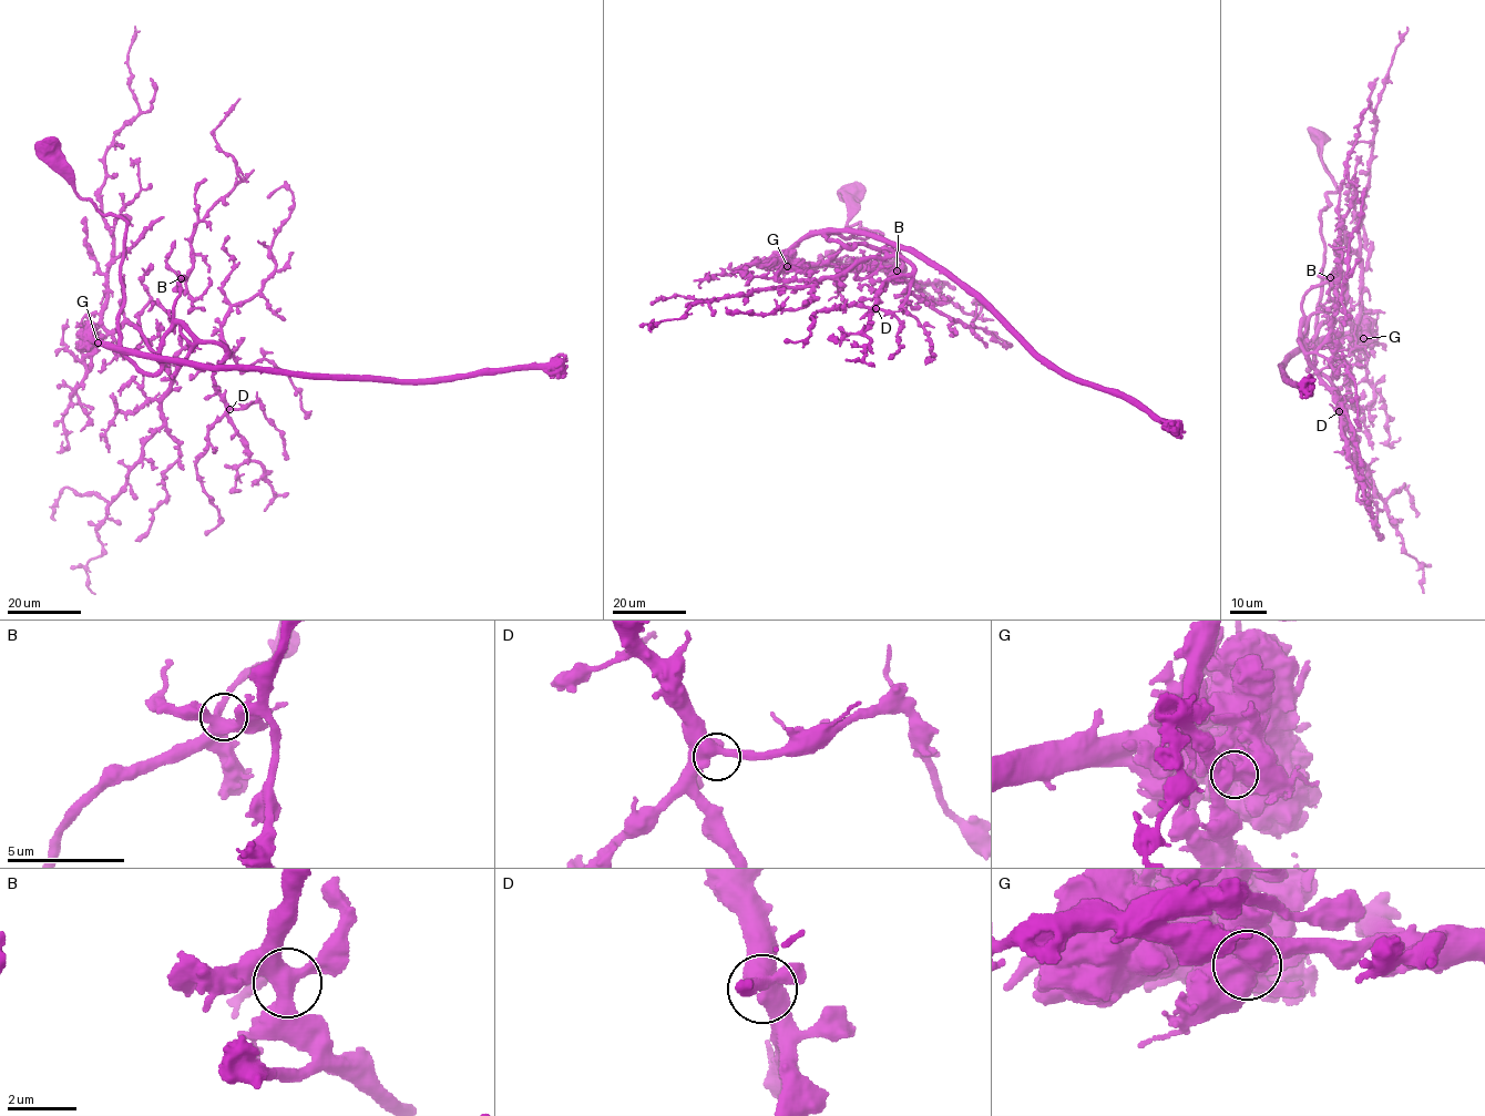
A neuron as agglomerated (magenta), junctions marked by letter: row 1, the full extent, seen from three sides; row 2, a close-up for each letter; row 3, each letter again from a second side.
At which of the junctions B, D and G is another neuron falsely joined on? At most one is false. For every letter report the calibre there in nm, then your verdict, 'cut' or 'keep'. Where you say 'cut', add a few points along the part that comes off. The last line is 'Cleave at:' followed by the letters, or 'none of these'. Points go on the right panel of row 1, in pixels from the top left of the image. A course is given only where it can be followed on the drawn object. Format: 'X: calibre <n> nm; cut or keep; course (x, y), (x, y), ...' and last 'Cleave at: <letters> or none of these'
B: calibre 440 nm; keep
D: calibre 460 nm; keep
G: calibre 550 nm; cut; course (1363, 338), (1338, 334), (1292, 350), (1278, 365), (1282, 378), (1307, 392), (1299, 387), (1315, 379)
Cleave at: G

